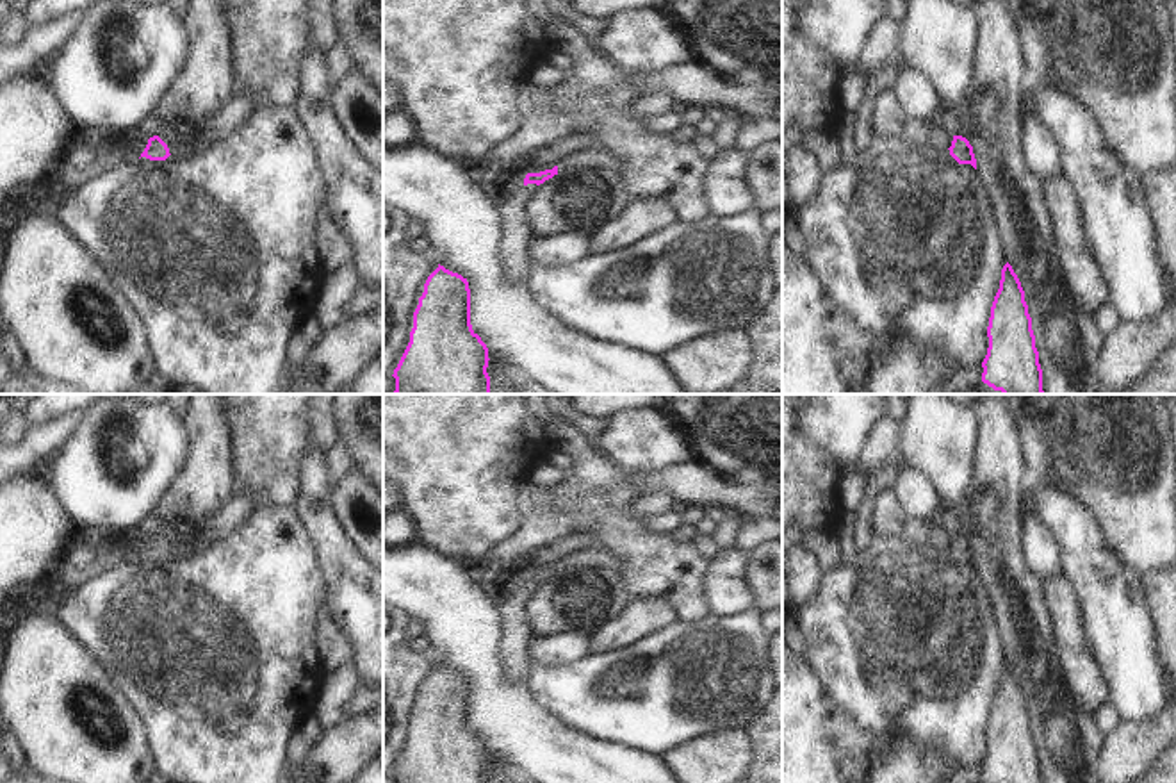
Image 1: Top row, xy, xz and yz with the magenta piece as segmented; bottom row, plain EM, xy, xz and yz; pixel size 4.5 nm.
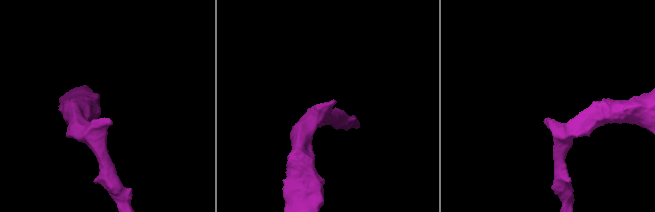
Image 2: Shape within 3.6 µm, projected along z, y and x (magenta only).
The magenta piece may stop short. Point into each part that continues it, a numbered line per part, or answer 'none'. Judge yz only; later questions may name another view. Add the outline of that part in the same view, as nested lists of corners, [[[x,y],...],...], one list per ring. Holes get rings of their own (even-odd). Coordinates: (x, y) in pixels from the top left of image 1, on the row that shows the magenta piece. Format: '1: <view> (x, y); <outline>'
none

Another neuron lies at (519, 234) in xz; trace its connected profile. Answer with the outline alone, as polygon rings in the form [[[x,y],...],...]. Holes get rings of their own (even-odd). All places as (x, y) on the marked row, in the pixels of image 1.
[[[527,184],[519,189],[506,203],[502,203],[506,225],[502,259],[508,275],[515,282],[527,282],[531,278],[531,243],[535,239],[535,232],[531,228],[529,203],[536,193],[538,185]]]

